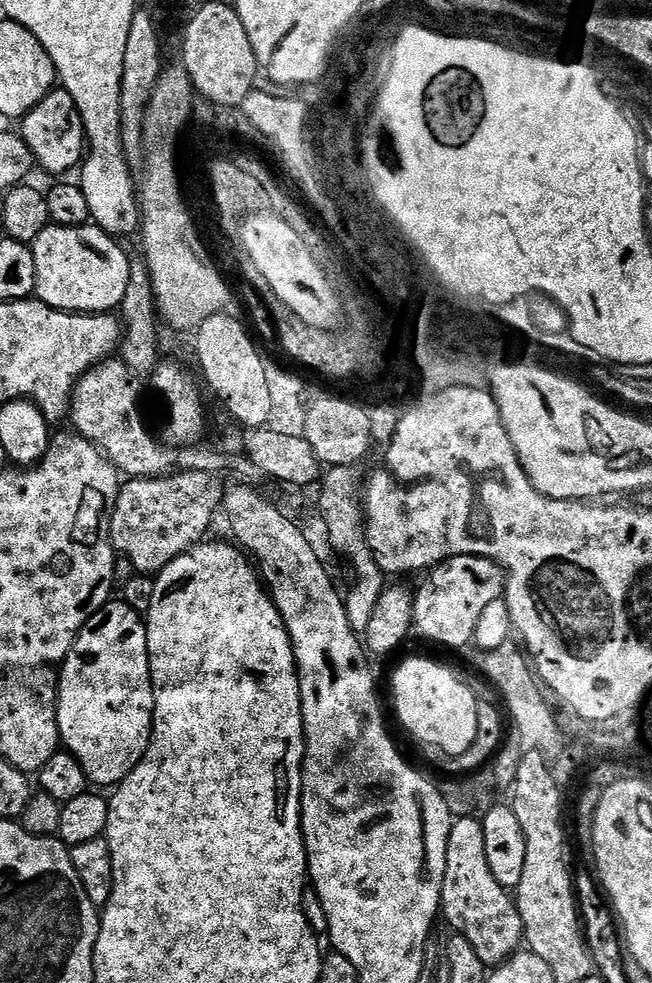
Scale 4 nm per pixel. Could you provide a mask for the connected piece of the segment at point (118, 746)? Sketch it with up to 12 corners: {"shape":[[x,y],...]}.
{"shape":[[109,602],[58,669],[63,747],[135,770],[155,705],[145,617]]}

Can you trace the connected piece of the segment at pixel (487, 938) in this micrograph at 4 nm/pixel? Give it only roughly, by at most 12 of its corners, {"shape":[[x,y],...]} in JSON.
{"shape":[[475,816],[453,819],[440,899],[485,966],[525,943]]}

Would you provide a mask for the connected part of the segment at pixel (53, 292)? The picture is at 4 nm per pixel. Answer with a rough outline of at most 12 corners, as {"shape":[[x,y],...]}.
{"shape":[[49,226],[30,245],[35,299],[119,309],[127,251],[95,226]]}

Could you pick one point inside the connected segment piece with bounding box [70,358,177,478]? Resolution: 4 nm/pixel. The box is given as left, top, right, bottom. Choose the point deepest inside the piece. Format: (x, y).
(106, 402)

